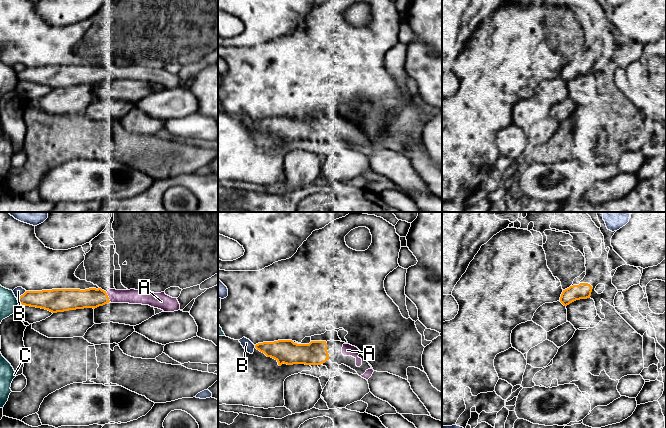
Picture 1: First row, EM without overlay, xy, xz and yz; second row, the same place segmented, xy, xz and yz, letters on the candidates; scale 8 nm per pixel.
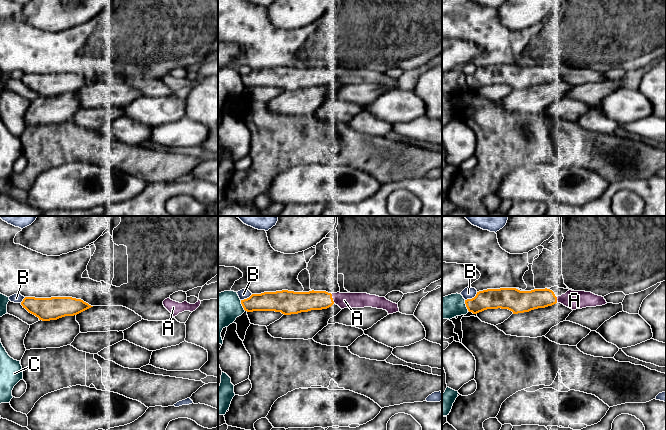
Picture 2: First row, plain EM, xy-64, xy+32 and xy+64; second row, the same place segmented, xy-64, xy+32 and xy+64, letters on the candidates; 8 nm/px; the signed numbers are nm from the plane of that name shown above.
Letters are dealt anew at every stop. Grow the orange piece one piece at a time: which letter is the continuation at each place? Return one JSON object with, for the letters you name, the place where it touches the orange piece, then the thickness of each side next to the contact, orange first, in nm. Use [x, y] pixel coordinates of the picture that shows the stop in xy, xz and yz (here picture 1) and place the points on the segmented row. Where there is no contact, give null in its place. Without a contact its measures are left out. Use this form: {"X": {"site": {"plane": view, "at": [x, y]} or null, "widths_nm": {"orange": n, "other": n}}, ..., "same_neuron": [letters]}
{"A": {"site": {"plane": "xy", "at": [108, 297]}, "widths_nm": {"orange": 160, "other": 120}}, "same_neuron": ["A"]}

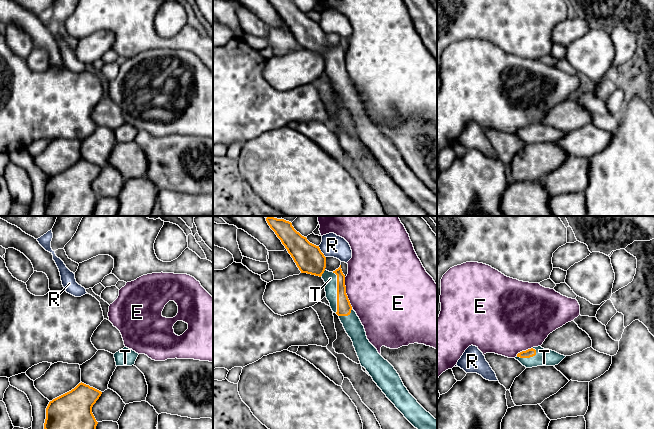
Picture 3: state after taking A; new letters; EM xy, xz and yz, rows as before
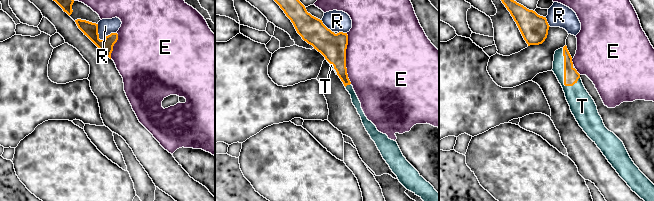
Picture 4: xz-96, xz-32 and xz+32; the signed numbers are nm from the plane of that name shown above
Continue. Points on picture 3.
{"same_neuron": []}

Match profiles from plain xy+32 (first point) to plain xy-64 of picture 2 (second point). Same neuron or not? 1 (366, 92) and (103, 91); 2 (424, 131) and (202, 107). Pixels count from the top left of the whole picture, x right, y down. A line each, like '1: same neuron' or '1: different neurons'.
1: same neuron
2: different neurons

